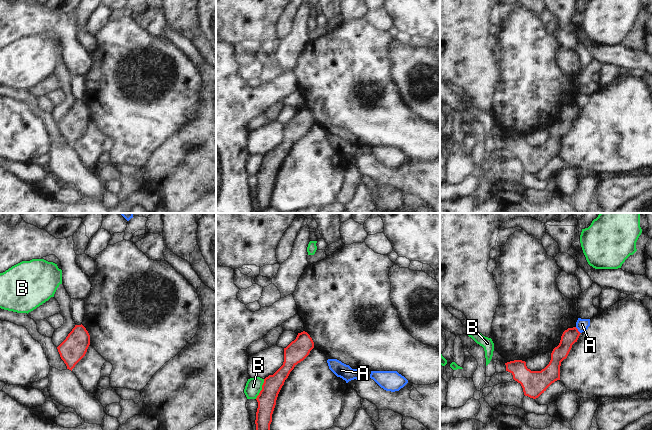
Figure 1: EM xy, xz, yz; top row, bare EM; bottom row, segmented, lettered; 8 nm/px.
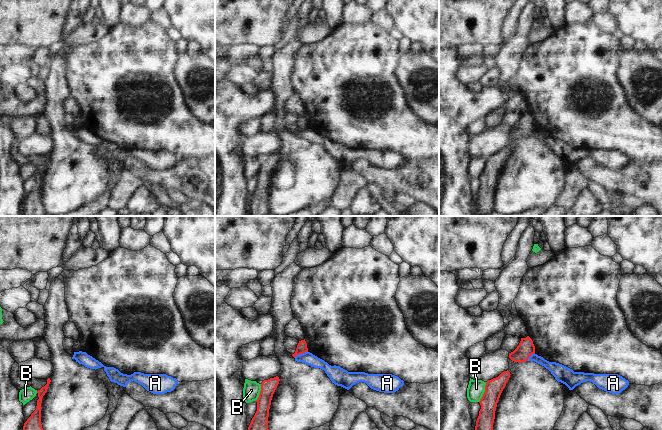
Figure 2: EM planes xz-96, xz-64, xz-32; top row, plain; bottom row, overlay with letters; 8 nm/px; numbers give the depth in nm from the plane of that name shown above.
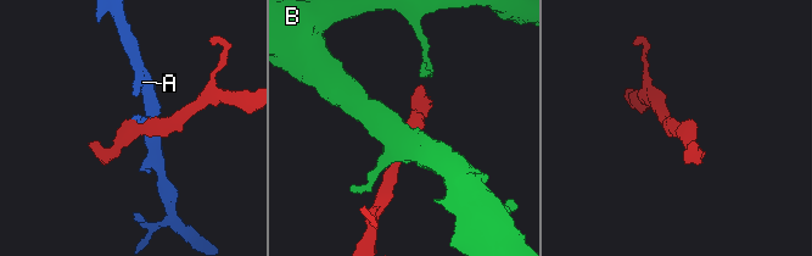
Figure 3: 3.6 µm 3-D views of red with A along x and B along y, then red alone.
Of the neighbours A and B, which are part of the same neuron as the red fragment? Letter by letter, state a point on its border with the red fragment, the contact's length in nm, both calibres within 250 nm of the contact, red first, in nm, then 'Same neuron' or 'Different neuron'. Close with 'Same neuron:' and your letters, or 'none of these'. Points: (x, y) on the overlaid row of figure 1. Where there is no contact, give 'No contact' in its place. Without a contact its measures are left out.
A: Touches red at yz (577, 330). Shared border 70 nm. Thickness 120 nm (red) against 100 nm. Different neuron
B: Touches red at xz (262, 389). Shared border 180 nm. Thickness 150 nm (red) against 130 nm. Different neuron
Same neuron: none of these

